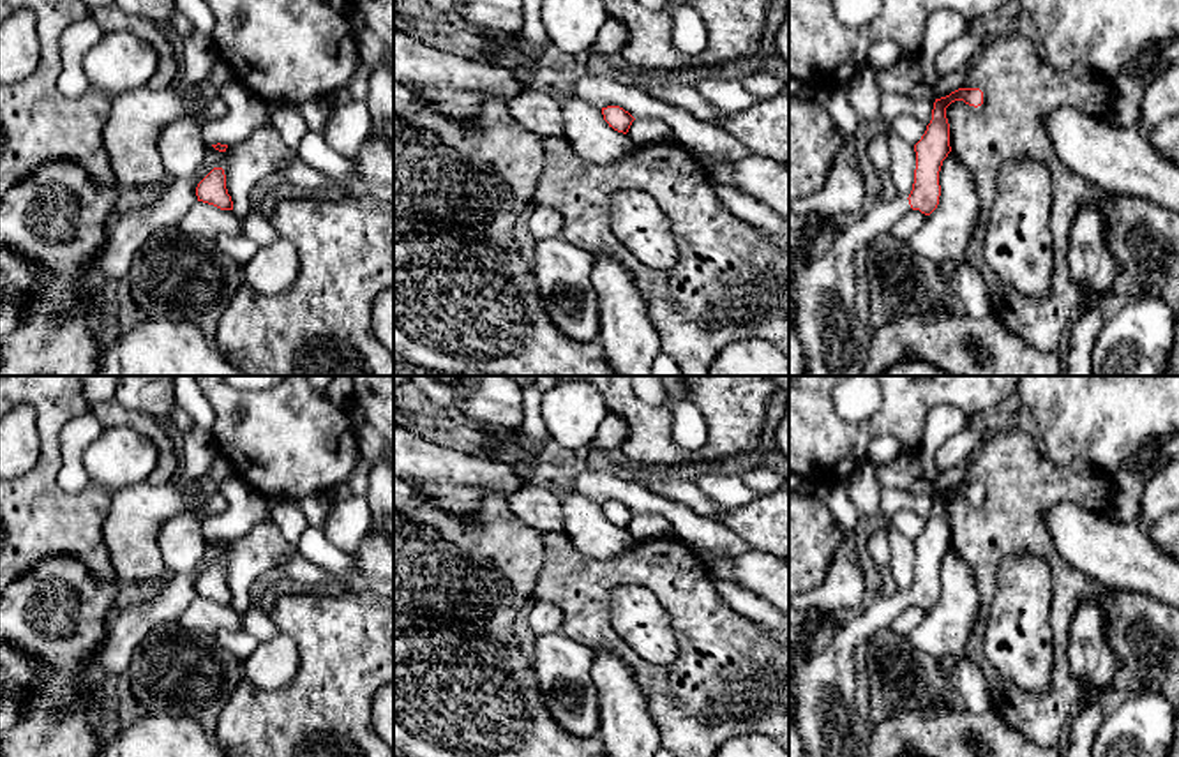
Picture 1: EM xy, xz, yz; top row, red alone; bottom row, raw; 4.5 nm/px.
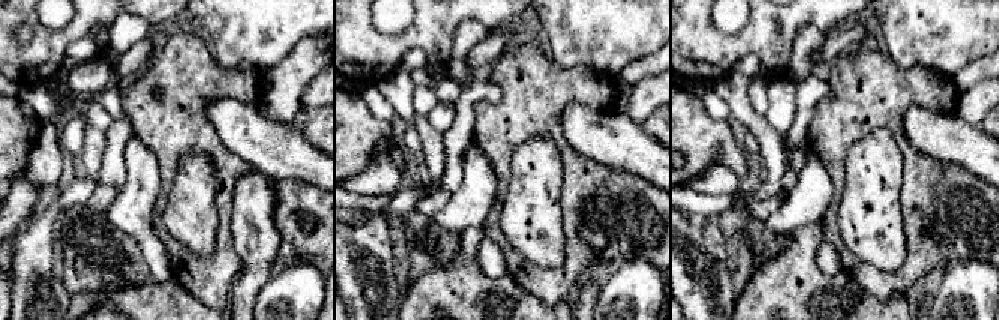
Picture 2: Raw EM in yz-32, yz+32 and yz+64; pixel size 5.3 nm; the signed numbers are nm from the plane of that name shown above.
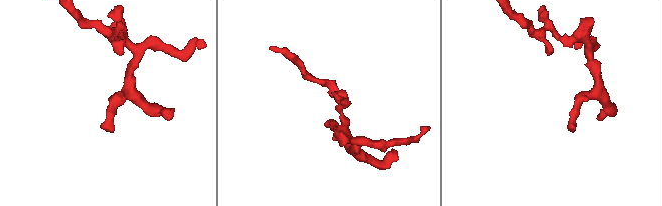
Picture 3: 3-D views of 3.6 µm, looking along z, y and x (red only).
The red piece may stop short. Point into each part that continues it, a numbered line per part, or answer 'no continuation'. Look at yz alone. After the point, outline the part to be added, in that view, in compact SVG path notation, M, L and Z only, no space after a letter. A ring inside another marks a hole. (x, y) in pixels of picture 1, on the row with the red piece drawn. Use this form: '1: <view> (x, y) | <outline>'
1: yz (823, 290) | M907 198L882 199L817 252L794 256L789 251L791 319L805 351L803 376L861 376L874 332L858 318L854 307L854 252L877 235L890 231L909 208Z

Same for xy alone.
no continuation

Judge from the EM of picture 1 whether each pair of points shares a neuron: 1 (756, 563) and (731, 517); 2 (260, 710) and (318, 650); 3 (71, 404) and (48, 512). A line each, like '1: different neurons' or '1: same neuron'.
1: different neurons
2: same neuron
3: same neuron

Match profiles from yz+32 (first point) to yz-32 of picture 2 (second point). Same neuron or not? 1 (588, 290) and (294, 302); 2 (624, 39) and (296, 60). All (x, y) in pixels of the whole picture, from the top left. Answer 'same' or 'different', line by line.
1: different
2: different

